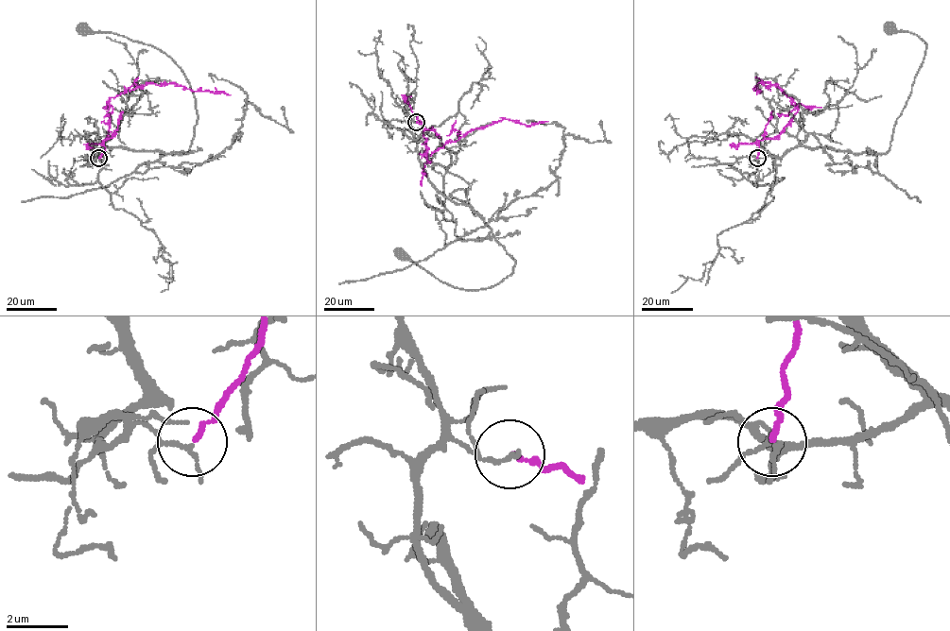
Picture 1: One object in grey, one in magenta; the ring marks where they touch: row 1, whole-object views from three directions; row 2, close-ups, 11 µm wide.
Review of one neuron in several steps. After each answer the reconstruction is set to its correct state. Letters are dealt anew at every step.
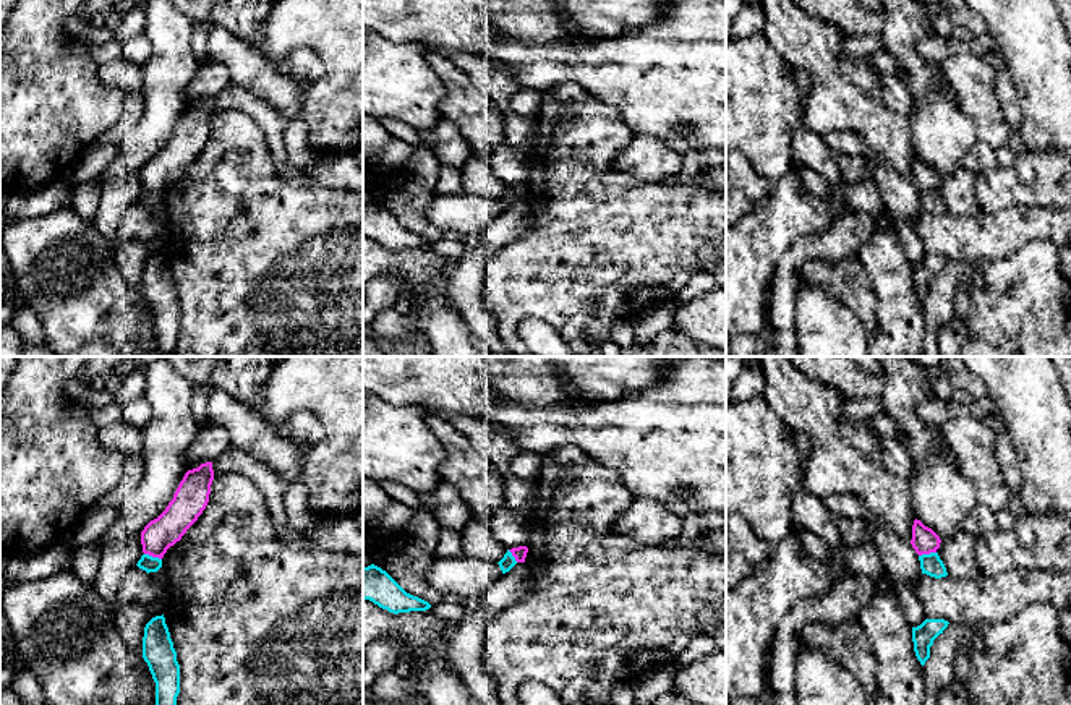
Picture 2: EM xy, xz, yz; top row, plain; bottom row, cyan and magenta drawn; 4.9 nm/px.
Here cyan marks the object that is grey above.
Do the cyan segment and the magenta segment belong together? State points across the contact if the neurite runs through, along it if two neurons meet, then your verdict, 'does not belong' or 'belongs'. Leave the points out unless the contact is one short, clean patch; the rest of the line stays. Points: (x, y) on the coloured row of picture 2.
does not belong

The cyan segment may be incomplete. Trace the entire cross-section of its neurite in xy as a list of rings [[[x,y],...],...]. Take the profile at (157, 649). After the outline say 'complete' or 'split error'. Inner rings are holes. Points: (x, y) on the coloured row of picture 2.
[[[164,614],[152,617],[144,627],[143,658],[156,682],[156,705],[177,705],[180,664]]]; complete

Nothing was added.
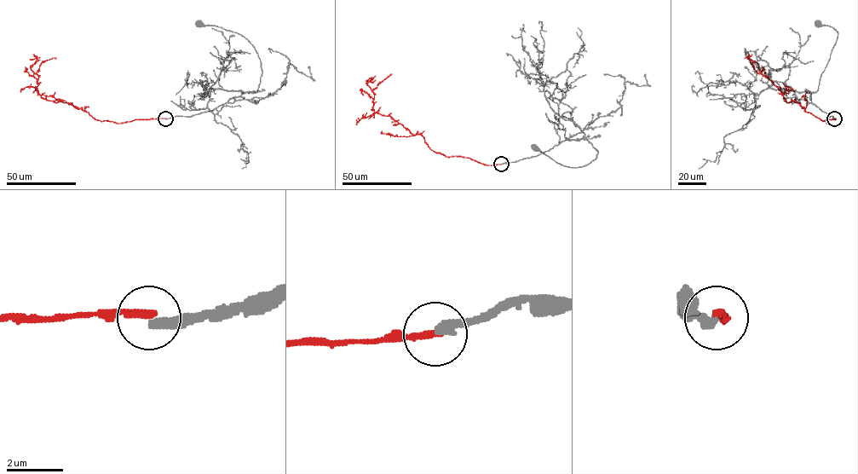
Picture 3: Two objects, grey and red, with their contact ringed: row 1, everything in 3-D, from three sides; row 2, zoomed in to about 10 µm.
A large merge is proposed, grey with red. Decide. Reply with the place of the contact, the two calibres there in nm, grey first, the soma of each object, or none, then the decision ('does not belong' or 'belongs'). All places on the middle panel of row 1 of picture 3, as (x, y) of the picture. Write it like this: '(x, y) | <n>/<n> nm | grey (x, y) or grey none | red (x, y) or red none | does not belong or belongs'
(501, 164) | 300/280 nm | grey (534, 147) | red none | does not belong

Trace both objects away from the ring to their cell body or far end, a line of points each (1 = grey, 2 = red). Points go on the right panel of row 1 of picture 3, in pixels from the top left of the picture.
1: (834, 118), (821, 111), (810, 99), (809, 92), (817, 89), (837, 35), (833, 27), (818, 23)
2: (834, 118), (826, 123), (804, 110), (794, 101), (787, 103), (779, 89), (762, 73), (758, 65), (744, 58)

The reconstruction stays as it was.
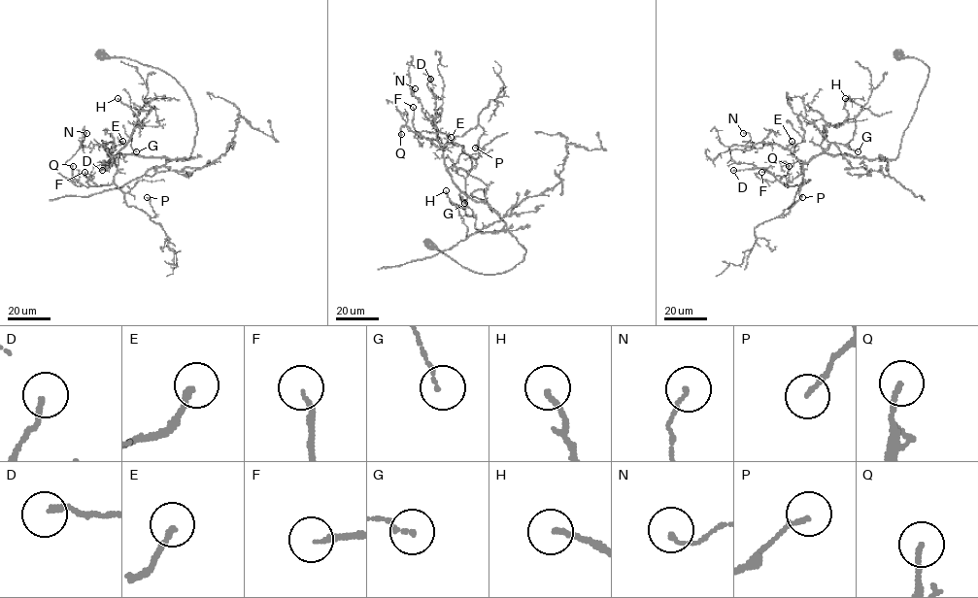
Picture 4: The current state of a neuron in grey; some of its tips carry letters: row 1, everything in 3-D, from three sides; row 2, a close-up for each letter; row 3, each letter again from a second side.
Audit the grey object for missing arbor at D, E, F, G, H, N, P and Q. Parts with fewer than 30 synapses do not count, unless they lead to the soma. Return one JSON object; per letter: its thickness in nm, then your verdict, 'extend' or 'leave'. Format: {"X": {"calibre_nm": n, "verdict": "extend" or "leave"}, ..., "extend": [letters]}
{"D": {"calibre_nm": 170, "verdict": "leave"}, "E": {"calibre_nm": 200, "verdict": "leave"}, "F": {"calibre_nm": 140, "verdict": "extend"}, "G": {"calibre_nm": 120, "verdict": "leave"}, "H": {"calibre_nm": 170, "verdict": "extend"}, "N": {"calibre_nm": 130, "verdict": "leave"}, "P": {"calibre_nm": 150, "verdict": "leave"}, "Q": {"calibre_nm": 160, "verdict": "leave"}, "extend": ["F", "H"]}

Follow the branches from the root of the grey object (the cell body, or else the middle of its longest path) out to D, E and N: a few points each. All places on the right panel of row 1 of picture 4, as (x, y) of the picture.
D: (899, 54), (922, 61), (928, 73), (894, 159), (820, 153), (806, 162), (775, 162), (767, 168), (733, 170)
E: (899, 54), (922, 61), (928, 68), (928, 73), (894, 159), (820, 153), (803, 162), (786, 149), (792, 141)
N: (899, 54), (928, 73), (894, 159), (820, 153), (803, 162), (777, 145), (747, 147), (743, 133)

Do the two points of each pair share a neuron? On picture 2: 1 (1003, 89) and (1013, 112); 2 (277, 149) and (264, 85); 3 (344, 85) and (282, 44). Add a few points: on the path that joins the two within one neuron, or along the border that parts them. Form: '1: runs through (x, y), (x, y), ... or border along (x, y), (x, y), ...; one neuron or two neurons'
1: runs through (1006, 94), (1010, 107); one neuron
2: border along (234, 85), (251, 91), (282, 117); two neurons
3: runs through (341, 65), (315, 39), (302, 39); one neuron

